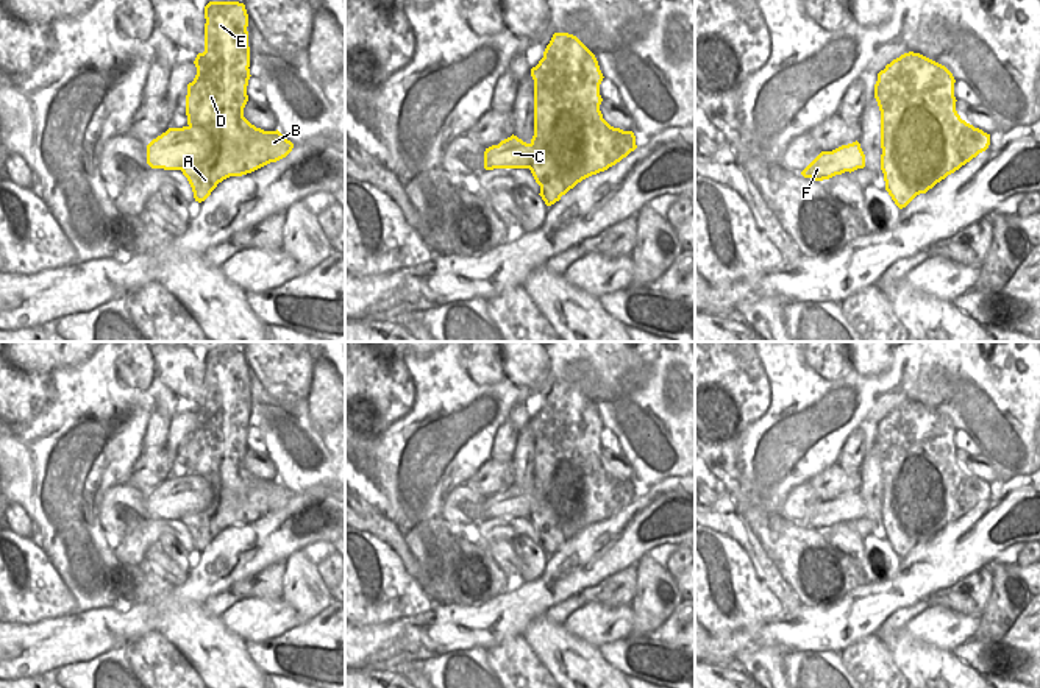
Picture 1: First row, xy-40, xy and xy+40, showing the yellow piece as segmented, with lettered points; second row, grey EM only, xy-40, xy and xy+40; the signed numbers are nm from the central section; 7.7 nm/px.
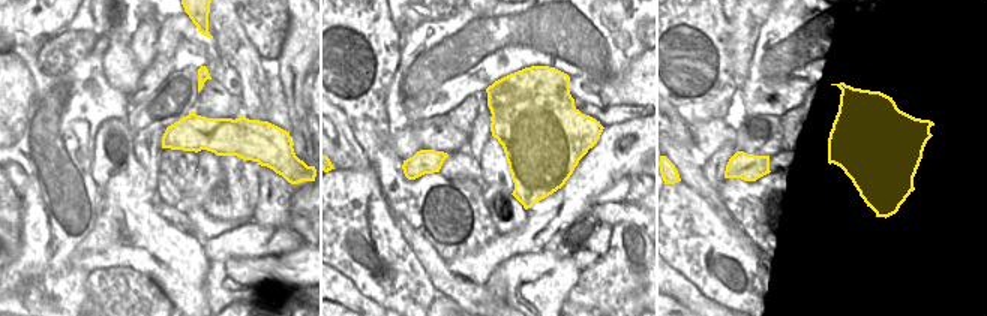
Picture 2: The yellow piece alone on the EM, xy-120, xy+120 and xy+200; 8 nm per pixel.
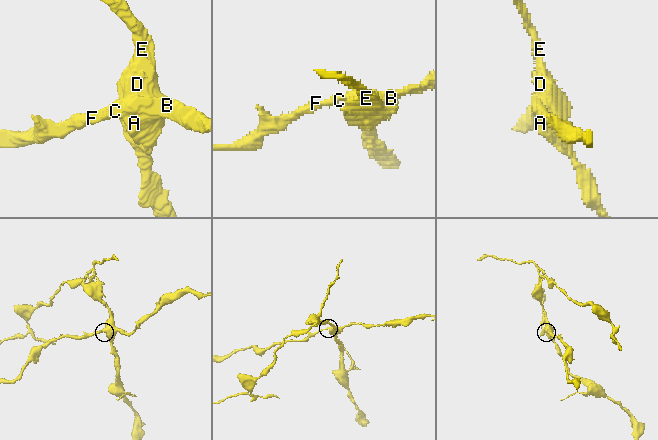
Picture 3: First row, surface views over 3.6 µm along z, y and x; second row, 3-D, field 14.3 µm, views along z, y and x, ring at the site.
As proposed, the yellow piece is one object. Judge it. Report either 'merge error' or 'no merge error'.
merge error

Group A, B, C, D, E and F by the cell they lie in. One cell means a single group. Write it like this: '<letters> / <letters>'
A D E / B C F

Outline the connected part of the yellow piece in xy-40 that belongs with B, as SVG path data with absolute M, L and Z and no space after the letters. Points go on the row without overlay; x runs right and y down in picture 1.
M244 466L240 476L217 474L214 485L205 476L197 474L169 477L147 495L147 513L151 518L181 520L184 516L183 501L197 502L198 510L203 512L219 495L236 496L244 502L248 523L286 507L294 498L294 493L278 479L264 481Z

